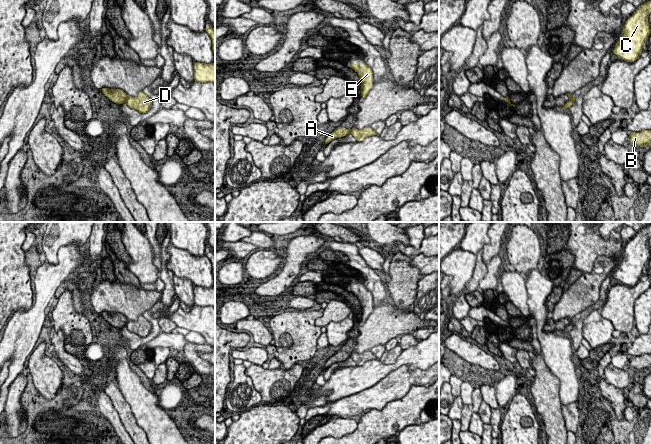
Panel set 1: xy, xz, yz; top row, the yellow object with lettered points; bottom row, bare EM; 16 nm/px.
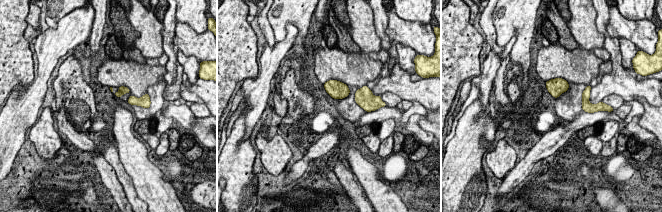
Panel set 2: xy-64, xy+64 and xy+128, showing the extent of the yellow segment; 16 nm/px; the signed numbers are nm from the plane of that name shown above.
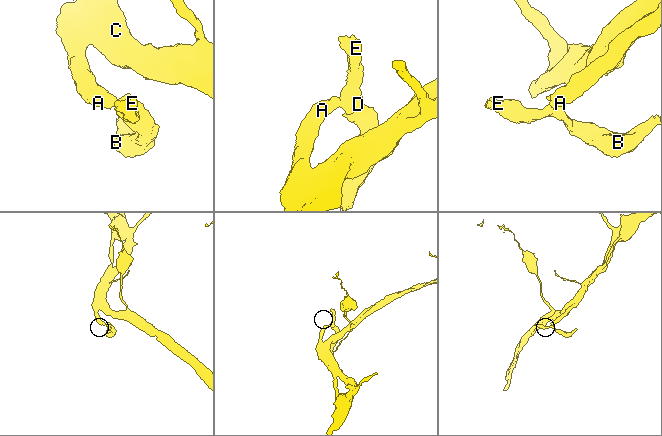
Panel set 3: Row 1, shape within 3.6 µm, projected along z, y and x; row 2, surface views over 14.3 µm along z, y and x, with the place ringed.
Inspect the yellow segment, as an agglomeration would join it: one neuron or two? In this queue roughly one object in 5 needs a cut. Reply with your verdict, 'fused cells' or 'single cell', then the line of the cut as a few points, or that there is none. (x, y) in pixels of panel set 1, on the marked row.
fused cells | xy (128, 96), (125, 101)

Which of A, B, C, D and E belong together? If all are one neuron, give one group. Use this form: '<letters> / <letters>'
A C / B D E

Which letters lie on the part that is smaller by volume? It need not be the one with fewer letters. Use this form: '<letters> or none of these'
B, D, E

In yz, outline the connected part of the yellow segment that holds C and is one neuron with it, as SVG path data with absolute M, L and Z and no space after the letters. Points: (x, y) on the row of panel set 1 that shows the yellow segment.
M651 0L640 5L626 20L622 36L617 41L613 54L627 62L635 62L642 53L643 44L650 36L651 28L647 19L651 12Z

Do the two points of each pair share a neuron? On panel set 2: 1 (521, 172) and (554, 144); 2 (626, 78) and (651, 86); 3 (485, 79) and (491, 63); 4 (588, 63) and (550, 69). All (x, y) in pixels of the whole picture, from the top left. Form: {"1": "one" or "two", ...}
{"1": "one", "2": "one", "3": "one", "4": "one"}

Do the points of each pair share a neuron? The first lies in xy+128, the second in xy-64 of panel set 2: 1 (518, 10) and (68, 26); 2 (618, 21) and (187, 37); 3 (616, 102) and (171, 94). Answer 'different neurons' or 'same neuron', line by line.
1: different neurons
2: same neuron
3: same neuron

